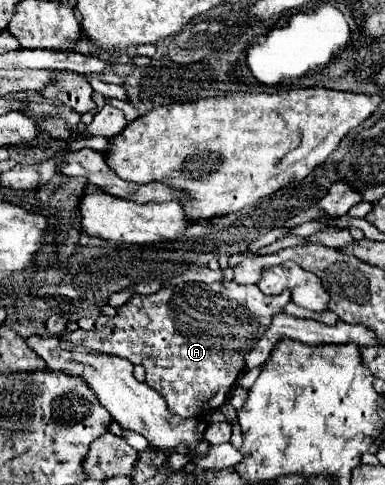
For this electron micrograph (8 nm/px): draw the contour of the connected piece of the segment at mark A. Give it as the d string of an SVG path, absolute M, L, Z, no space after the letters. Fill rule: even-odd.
M234 281L230 283L184 283L184 285L176 285L176 287L162 287L160 291L152 293L152 295L134 295L128 303L124 303L122 307L116 309L116 315L114 317L104 317L100 315L96 319L96 325L92 331L84 331L84 329L76 329L72 333L64 333L60 337L60 345L68 351L72 347L84 347L84 349L90 349L90 351L96 351L96 353L104 353L104 355L116 355L116 357L122 357L122 359L128 359L132 365L142 365L146 369L146 383L156 389L168 403L168 409L180 417L202 417L206 413L212 413L214 409L218 409L226 399L228 399L228 391L230 387L236 383L236 379L244 373L244 355L248 351L252 351L252 347L256 345L256 341L264 335L264 331L268 329L270 321L272 321L272 315L280 313L282 307L290 301L290 293L288 291L282 291L280 295L276 297L268 297L264 295L258 285L238 285Z

